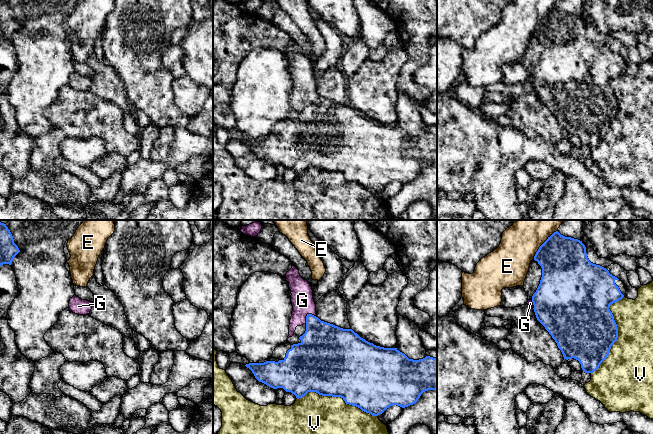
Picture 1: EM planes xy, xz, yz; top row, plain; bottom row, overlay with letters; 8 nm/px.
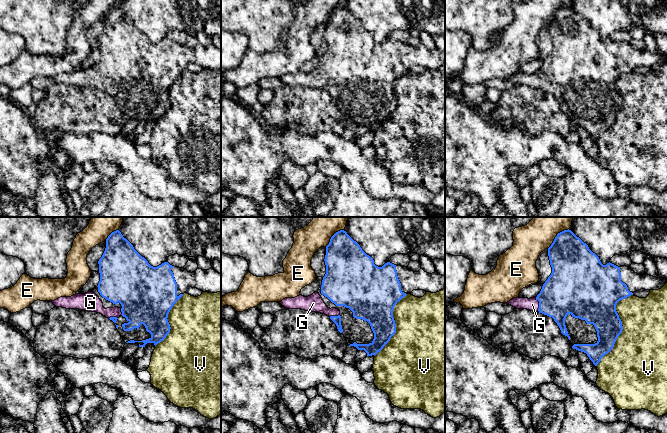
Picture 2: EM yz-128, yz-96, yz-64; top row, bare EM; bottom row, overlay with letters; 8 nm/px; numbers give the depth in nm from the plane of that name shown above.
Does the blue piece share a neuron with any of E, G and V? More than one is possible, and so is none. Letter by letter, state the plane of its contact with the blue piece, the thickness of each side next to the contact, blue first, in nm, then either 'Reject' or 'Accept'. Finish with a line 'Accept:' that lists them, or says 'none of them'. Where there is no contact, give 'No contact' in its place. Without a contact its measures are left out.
E: Touches blue in yz. Thickness 380 nm (blue) against 340 nm. Reject
G: Touches blue in xz. Thickness 320 nm (blue) against 180 nm. Accept
V: Touches blue in yz. Thickness 480 nm (blue) against 360 nm. Reject
Accept: G

